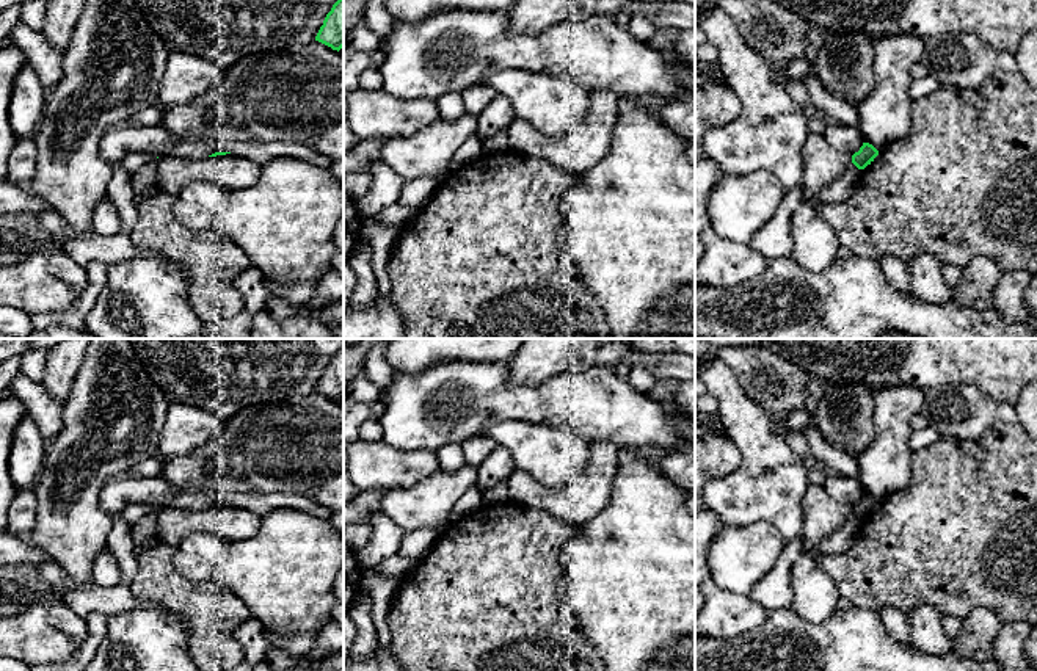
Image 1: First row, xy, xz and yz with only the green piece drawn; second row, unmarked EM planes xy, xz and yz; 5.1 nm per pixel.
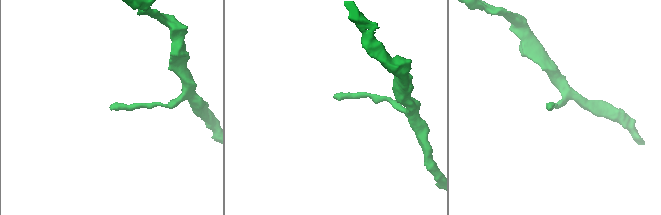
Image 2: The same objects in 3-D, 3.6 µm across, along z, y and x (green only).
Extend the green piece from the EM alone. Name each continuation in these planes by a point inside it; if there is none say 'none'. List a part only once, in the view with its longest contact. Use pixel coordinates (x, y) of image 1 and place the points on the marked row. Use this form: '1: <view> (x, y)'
none

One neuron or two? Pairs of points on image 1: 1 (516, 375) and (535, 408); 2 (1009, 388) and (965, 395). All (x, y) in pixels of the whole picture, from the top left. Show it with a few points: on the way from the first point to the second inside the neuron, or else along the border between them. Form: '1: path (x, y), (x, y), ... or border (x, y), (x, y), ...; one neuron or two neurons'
1: border (507, 362), (512, 384), (543, 384), (559, 375); two neurons
2: border (948, 384), (975, 384), (998, 403); two neurons

